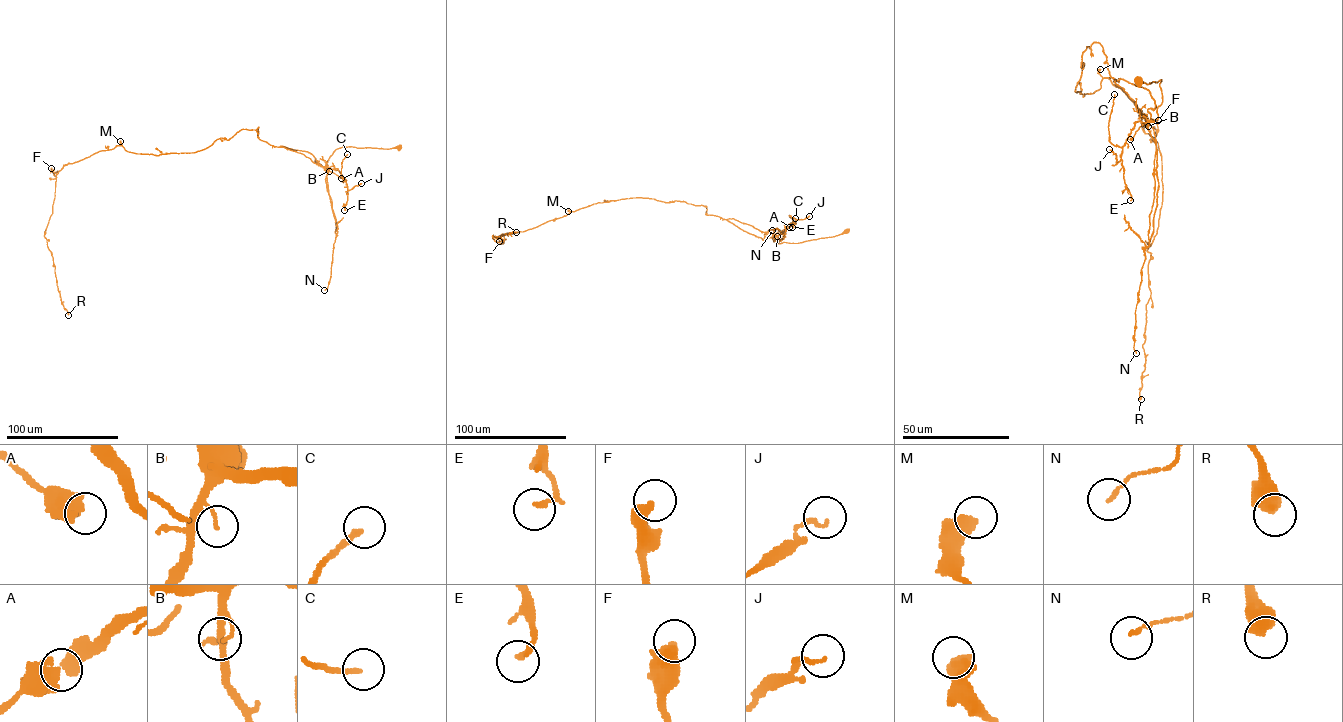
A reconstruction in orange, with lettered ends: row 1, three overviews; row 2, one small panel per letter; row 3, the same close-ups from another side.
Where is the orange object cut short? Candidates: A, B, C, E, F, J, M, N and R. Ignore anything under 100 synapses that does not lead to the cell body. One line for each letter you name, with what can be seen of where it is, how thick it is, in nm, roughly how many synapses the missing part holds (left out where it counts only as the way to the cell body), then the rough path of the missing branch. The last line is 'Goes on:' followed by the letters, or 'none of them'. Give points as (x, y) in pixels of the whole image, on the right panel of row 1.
Goes on: none of them

